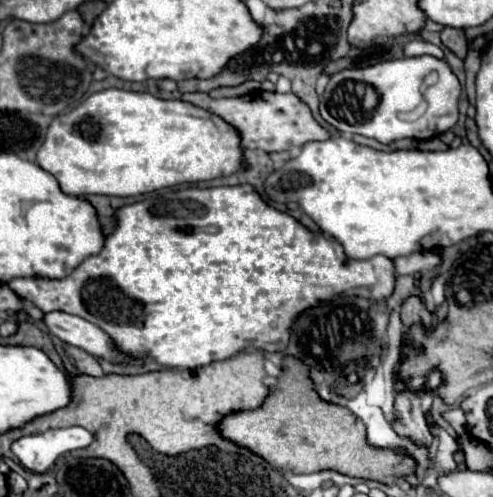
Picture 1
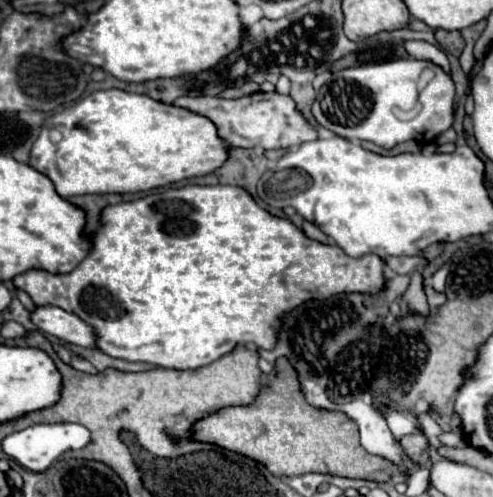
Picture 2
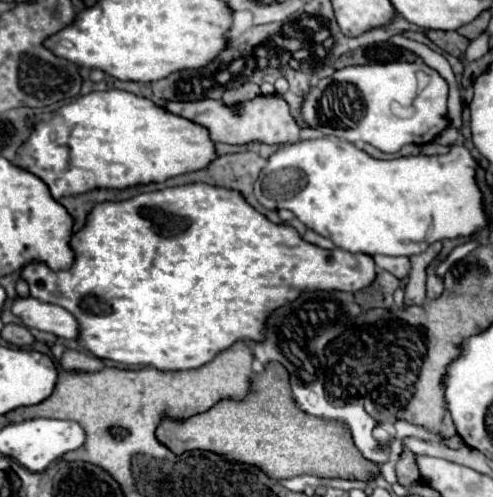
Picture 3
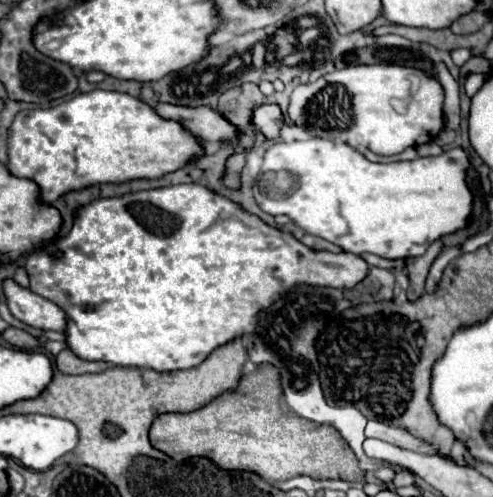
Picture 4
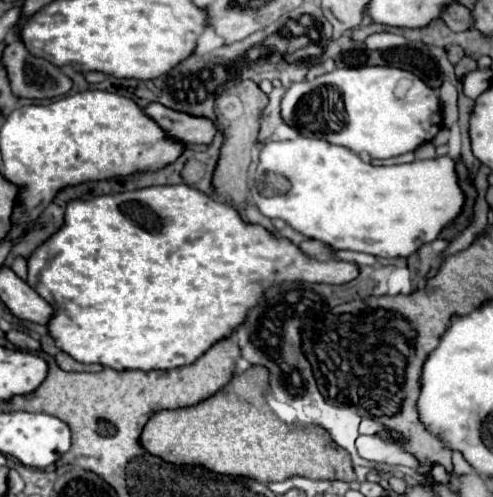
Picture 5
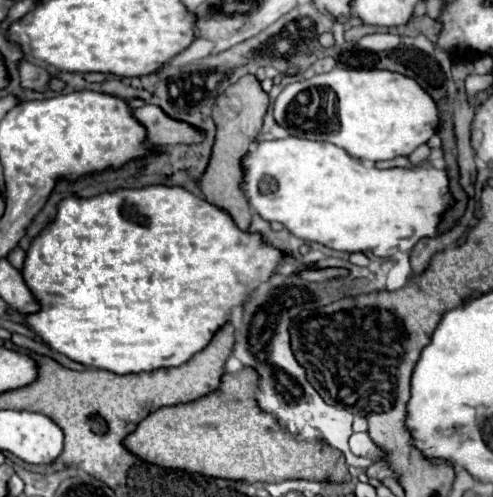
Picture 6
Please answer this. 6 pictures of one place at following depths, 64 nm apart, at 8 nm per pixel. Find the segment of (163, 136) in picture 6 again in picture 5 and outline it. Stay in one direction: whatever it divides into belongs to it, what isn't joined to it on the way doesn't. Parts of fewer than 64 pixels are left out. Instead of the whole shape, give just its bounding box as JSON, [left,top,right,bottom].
[146,102,220,144]

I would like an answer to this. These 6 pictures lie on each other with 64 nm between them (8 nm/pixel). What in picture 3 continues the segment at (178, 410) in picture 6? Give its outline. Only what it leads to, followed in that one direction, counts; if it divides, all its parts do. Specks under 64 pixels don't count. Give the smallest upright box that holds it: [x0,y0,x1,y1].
[156,362,380,480]

